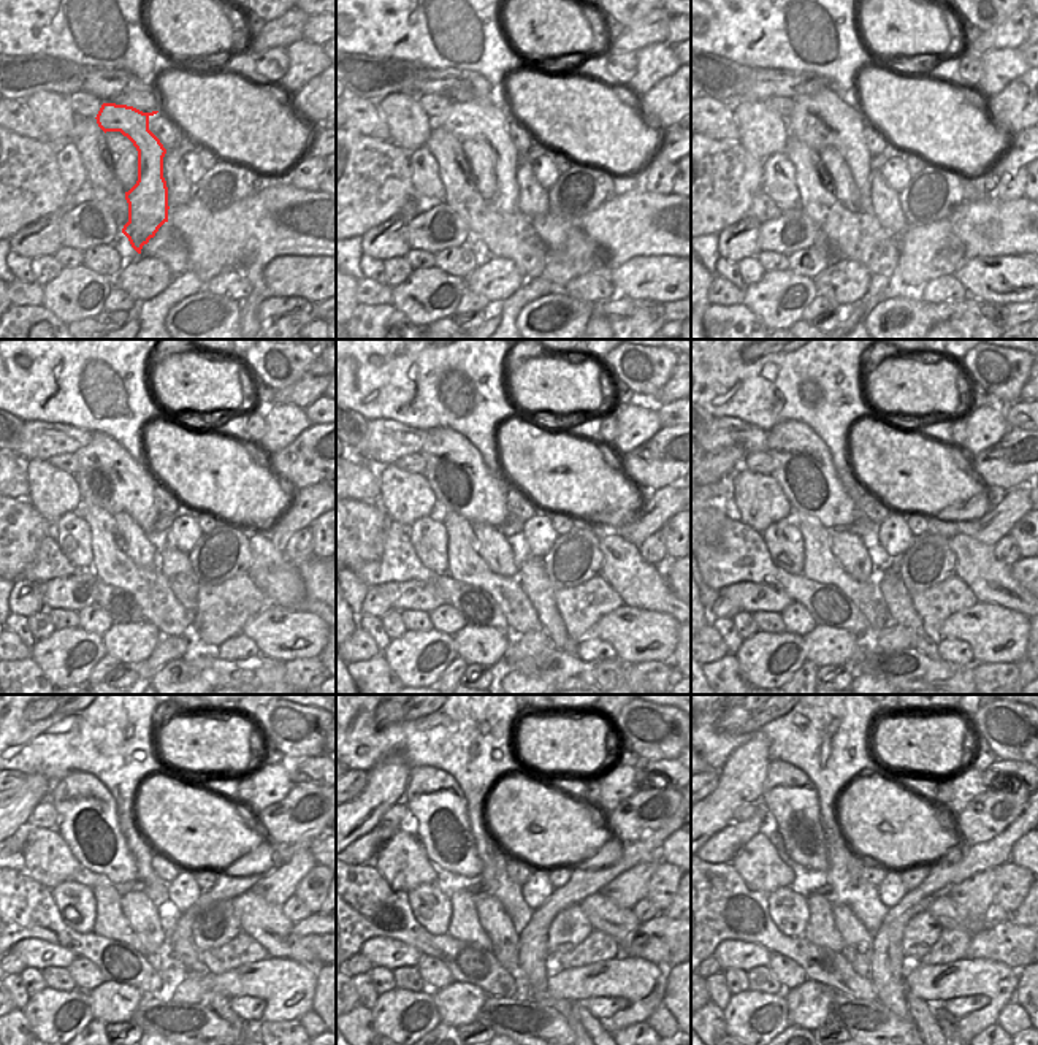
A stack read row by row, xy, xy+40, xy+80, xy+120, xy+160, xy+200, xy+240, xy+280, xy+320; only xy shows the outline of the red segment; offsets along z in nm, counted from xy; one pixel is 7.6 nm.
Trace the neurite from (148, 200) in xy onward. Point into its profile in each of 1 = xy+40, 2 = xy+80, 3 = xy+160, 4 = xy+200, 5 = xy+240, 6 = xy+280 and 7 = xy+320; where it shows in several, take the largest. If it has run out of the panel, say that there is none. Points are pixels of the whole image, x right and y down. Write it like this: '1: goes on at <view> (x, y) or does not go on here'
1: goes on at xy+40 (488, 122)
2: goes on at xy+80 (826, 119)
3: goes on at xy+160 (455, 470)
4: goes on at xy+200 (804, 470)
5: goes on at xy+240 (87, 814)
6: goes on at xy+280 (436, 801)
7: goes on at xy+320 (789, 796)

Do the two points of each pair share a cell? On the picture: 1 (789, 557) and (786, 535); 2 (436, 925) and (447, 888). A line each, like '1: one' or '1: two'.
1: one
2: two

